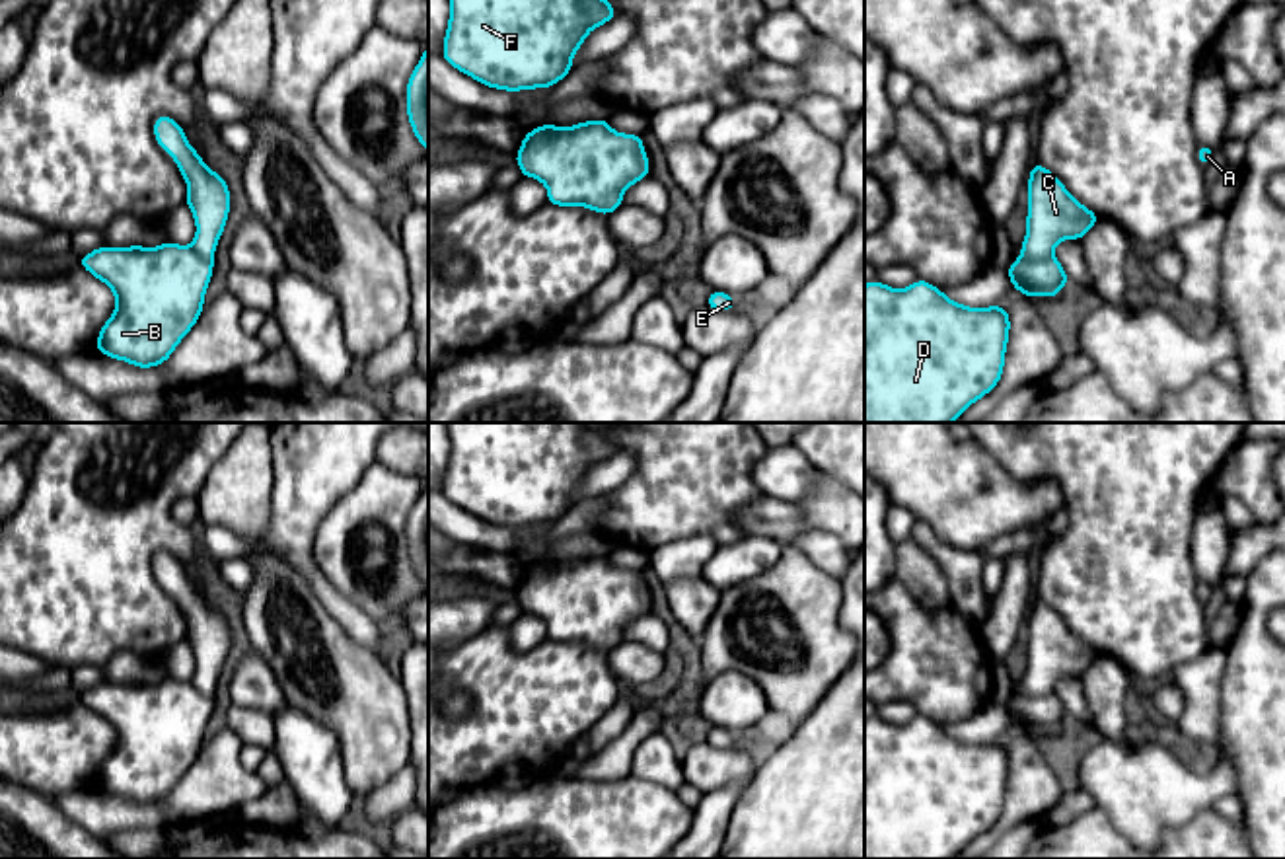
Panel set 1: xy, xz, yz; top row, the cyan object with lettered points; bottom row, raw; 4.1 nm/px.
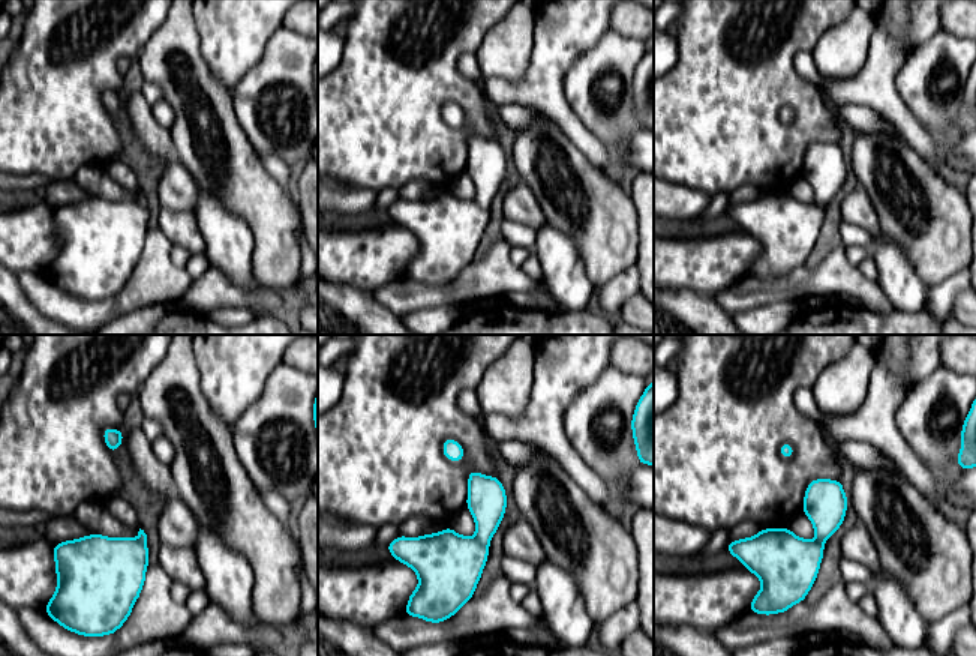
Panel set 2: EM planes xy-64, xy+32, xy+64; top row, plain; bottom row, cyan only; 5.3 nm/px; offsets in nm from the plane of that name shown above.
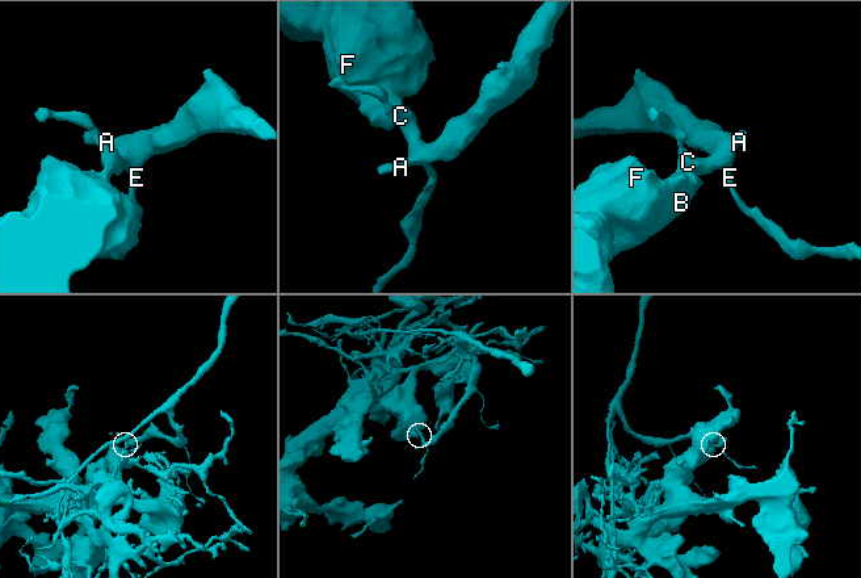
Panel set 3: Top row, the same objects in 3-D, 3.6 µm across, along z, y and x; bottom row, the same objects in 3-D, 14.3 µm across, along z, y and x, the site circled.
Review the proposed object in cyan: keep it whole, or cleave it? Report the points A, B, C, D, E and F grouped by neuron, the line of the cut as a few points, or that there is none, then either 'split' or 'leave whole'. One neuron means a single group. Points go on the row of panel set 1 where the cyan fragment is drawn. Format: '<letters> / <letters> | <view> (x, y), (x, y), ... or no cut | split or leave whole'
A C E / B D F | yz (1052, 254), (1023, 258) | split

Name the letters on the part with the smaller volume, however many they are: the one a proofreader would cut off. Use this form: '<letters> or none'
A, C, E

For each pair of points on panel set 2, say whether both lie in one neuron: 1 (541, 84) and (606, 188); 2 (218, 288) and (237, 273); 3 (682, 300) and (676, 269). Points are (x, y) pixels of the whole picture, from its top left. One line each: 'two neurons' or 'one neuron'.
1: two neurons
2: two neurons
3: two neurons

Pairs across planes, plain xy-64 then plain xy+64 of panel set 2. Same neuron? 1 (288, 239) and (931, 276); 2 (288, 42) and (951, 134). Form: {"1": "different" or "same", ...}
{"1": "same", "2": "same"}

